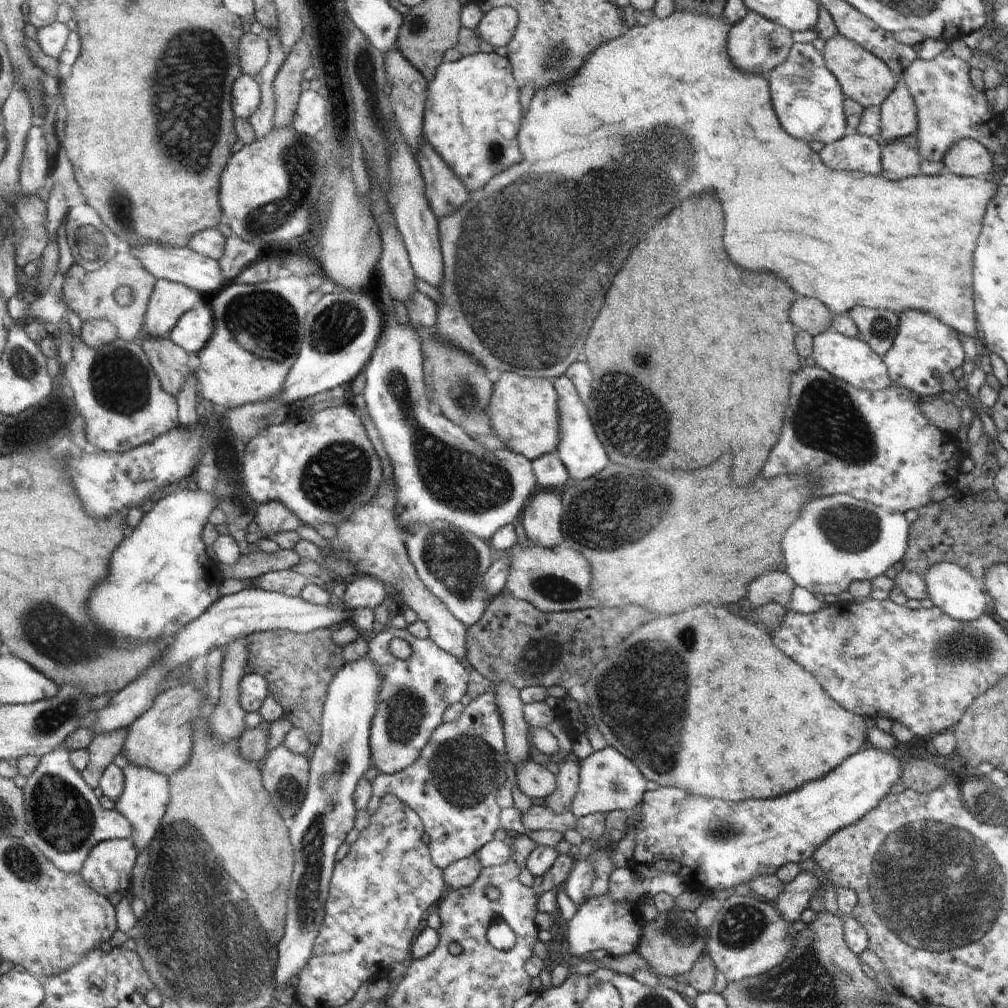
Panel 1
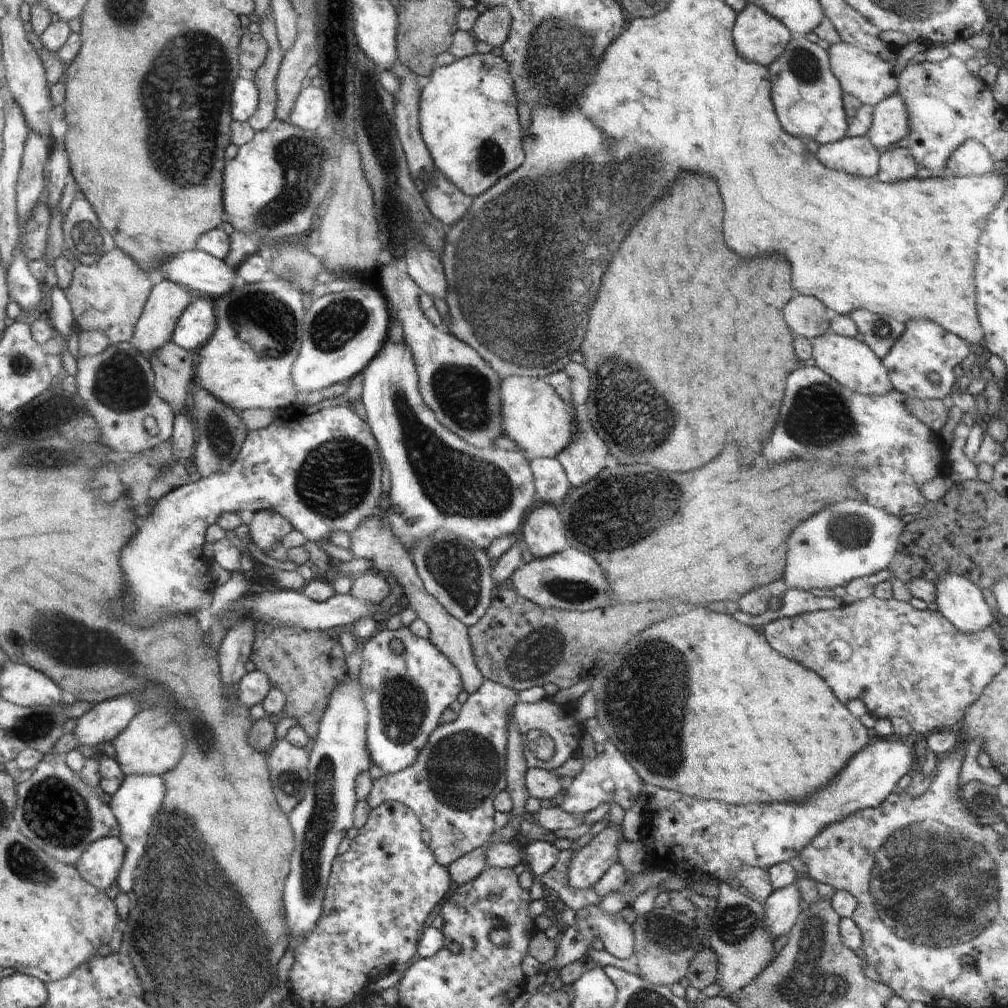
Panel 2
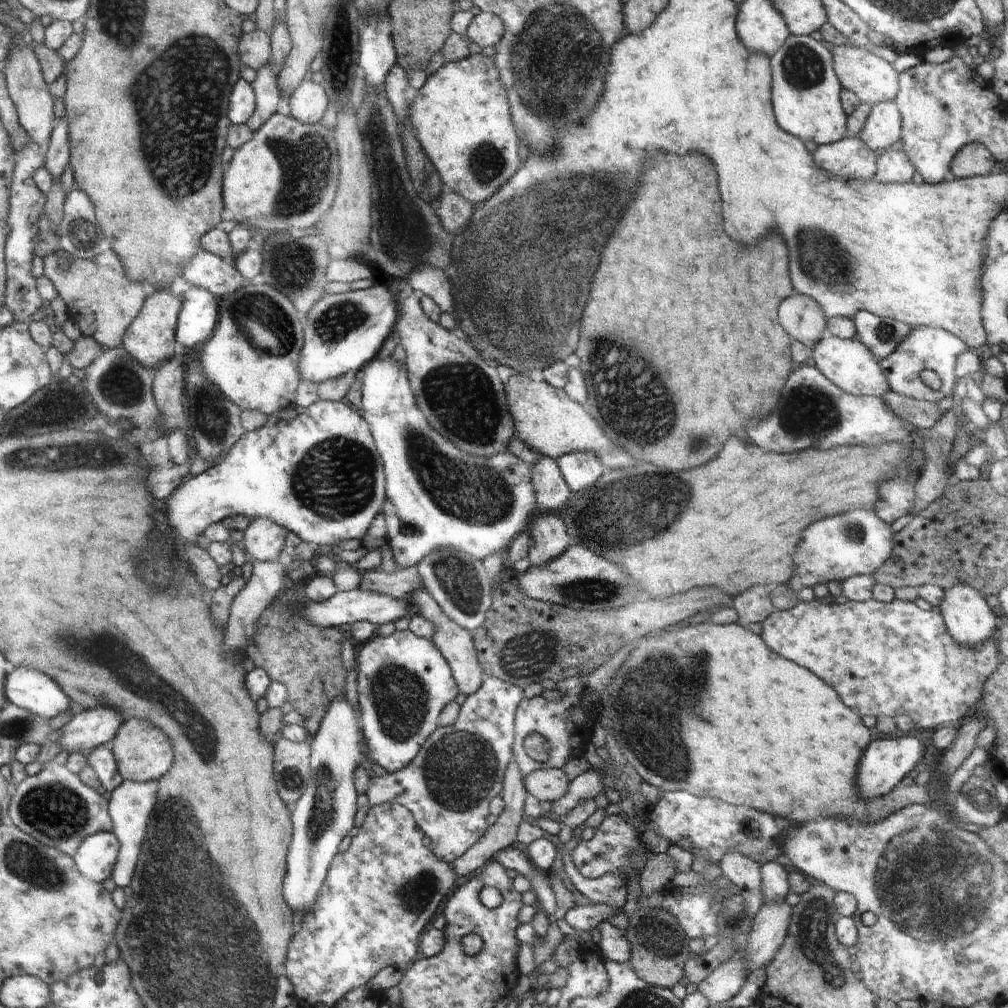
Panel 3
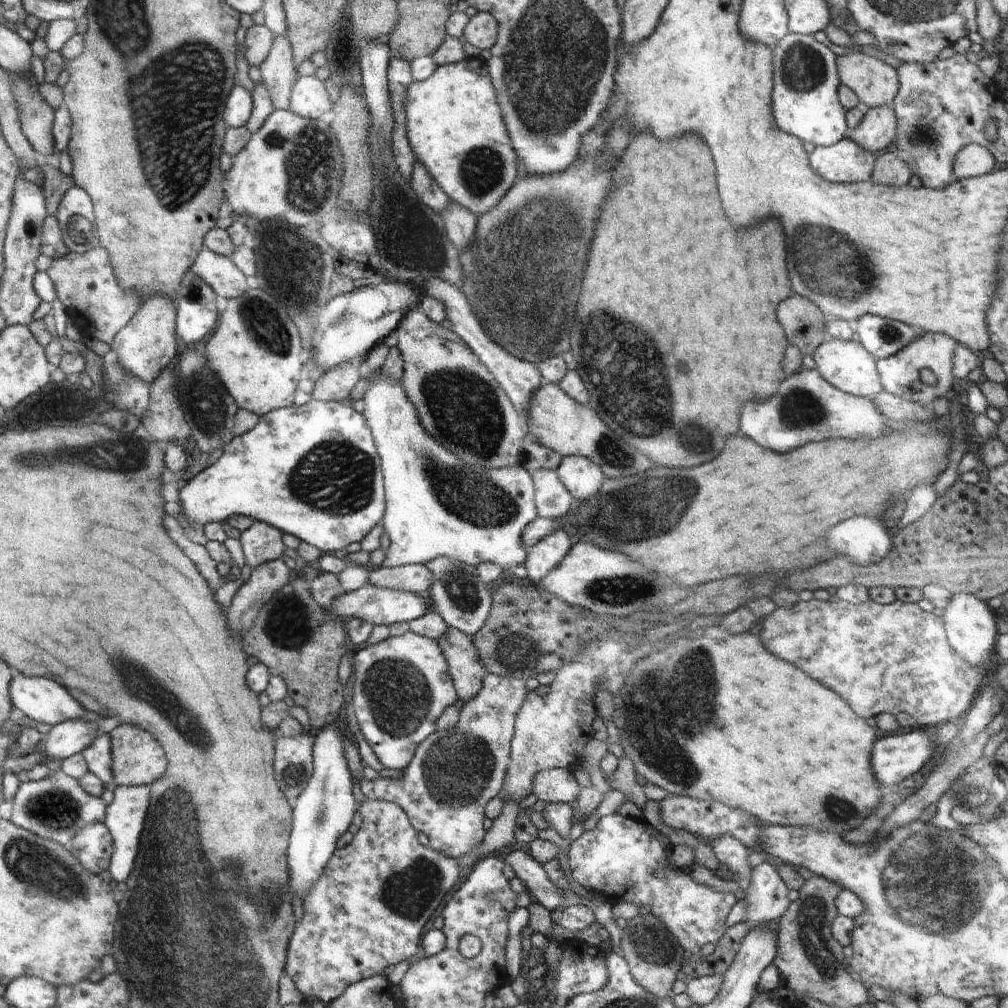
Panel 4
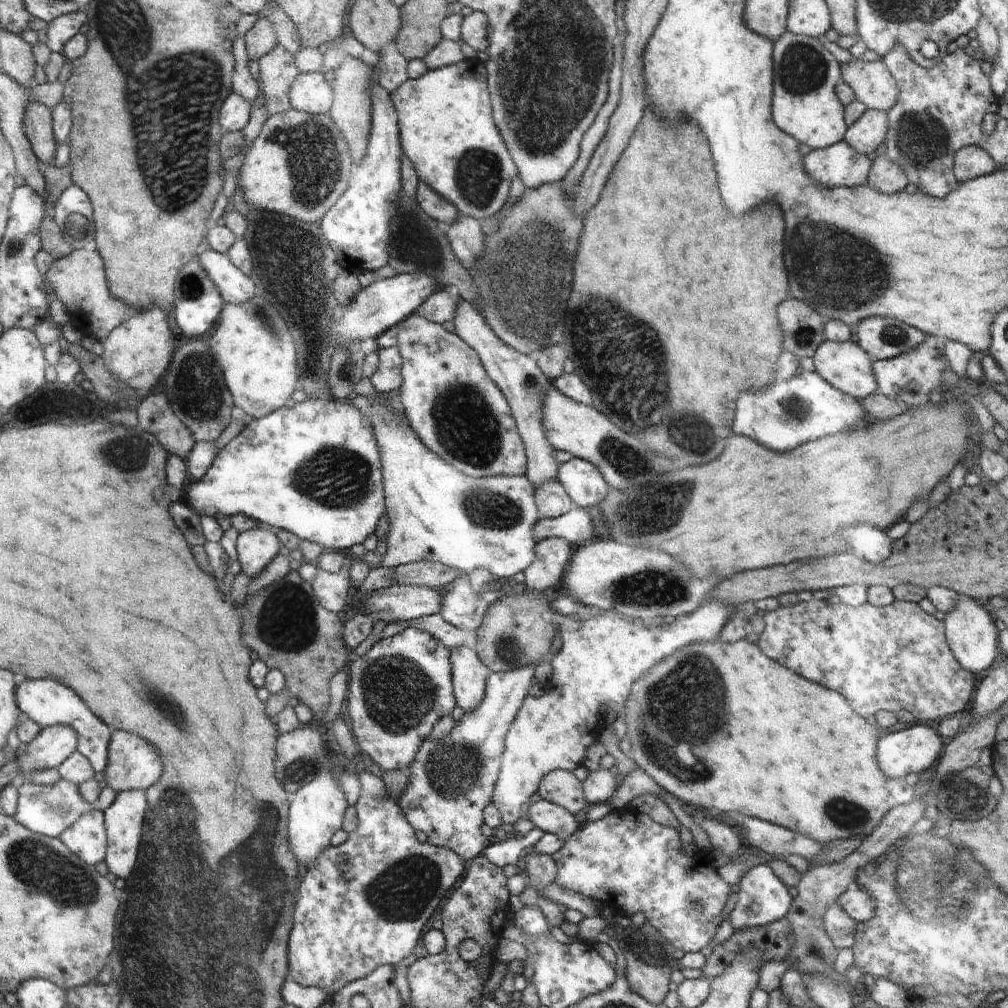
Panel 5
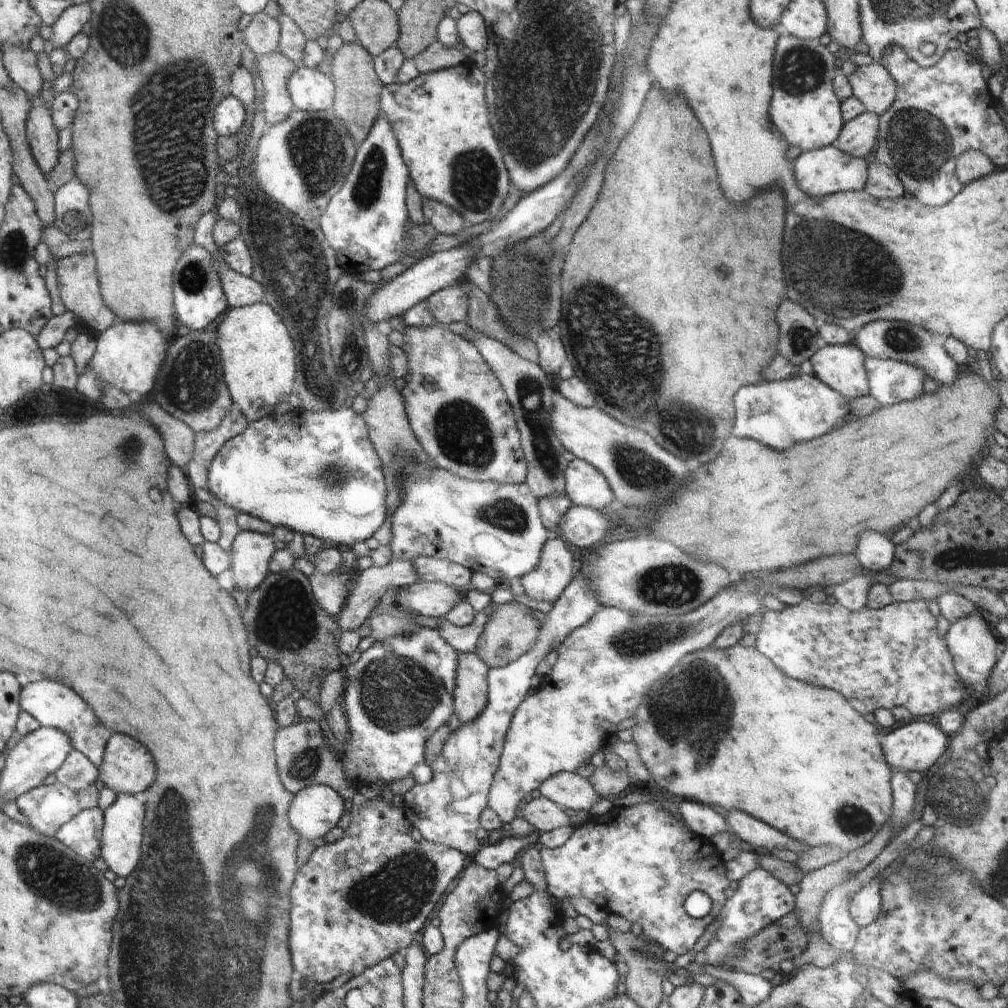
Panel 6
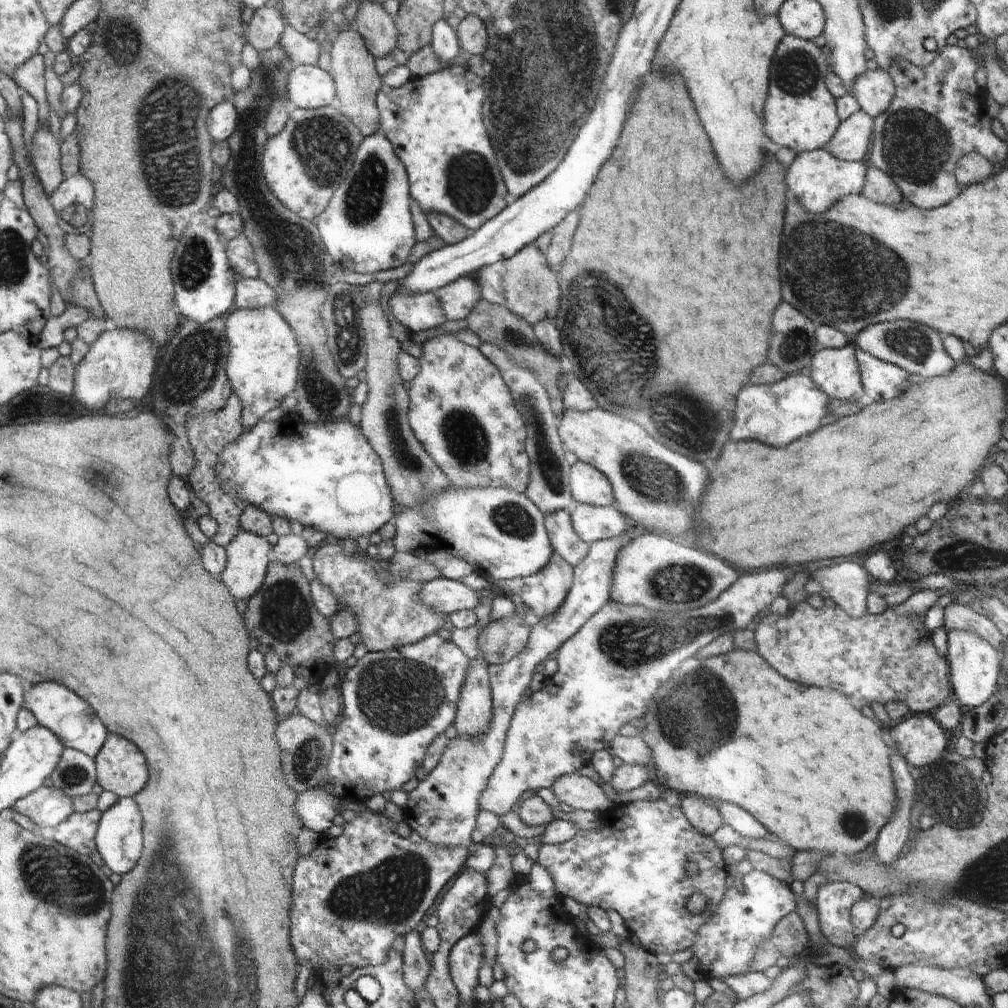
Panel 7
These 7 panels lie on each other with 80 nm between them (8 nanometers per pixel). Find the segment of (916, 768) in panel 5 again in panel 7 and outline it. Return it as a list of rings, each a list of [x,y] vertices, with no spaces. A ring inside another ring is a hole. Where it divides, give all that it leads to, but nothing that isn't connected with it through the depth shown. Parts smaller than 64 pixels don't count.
[[[912,714],[890,729],[890,738],[910,768],[931,765],[946,751],[946,731],[932,715]]]

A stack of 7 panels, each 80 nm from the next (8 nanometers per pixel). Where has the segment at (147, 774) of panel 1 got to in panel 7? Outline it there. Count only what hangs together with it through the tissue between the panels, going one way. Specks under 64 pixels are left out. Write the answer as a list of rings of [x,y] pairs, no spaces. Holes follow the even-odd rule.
[[[119,797],[118,802],[101,814],[95,834],[95,847],[101,854],[105,865],[120,875],[130,872],[142,852],[142,814],[133,797]]]

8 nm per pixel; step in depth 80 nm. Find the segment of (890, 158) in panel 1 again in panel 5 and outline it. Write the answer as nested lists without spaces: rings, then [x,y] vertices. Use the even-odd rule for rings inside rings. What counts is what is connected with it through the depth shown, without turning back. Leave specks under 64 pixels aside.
[[[882,154],[872,161],[867,183],[883,193],[895,193],[905,189],[909,180],[903,168],[894,164],[888,156]]]

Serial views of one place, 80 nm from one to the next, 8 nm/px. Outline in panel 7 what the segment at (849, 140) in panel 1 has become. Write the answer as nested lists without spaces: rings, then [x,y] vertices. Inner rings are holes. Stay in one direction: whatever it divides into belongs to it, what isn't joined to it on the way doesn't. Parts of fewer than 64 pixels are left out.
[[[826,148],[816,149],[813,151],[804,151],[797,153],[794,161],[786,168],[785,183],[788,184],[787,190],[789,198],[798,201],[808,212],[812,214],[823,213],[834,202],[839,201],[842,197],[849,194],[859,195],[863,191],[866,182],[868,163],[845,161],[829,153]]]

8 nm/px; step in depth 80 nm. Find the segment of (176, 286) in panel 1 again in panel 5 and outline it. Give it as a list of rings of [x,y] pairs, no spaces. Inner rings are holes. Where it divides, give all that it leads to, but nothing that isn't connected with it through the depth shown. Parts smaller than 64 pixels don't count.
[[[158,307],[131,312],[101,343],[104,346],[101,355],[104,366],[116,380],[120,379],[136,390],[156,386],[174,356],[174,336],[170,332],[166,313]]]

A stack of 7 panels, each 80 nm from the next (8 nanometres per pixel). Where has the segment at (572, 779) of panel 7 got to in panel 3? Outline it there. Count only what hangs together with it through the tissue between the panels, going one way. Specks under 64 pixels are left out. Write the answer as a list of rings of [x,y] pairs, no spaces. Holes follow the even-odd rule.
[[[538,769],[529,772],[523,780],[528,794],[540,802],[554,802],[564,796],[569,785],[566,774],[561,769]]]

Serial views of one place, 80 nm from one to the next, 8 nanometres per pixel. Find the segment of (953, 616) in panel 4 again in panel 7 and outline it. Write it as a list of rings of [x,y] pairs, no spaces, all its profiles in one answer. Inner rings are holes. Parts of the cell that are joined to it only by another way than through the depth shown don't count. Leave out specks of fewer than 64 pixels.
[[[962,629],[947,632],[947,652],[945,654],[951,670],[951,685],[954,698],[962,709],[976,708],[993,695],[998,672],[1001,670],[1001,650],[986,642],[979,634]]]

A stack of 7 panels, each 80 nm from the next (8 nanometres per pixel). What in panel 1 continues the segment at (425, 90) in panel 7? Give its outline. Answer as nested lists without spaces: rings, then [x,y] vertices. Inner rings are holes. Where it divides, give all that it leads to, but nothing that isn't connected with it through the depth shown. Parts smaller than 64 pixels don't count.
[[[495,53],[464,55],[457,61],[444,63],[427,83],[428,98],[423,114],[423,136],[439,157],[452,168],[468,192],[484,188],[492,177],[522,161],[518,134],[522,124],[520,90],[516,86],[514,67],[508,57]]]

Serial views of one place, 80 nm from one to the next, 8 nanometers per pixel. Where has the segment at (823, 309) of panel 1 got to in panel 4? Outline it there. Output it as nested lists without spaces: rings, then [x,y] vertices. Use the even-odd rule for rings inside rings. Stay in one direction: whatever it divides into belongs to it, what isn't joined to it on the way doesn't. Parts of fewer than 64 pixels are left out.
[[[790,296],[780,302],[778,320],[790,344],[798,346],[806,355],[812,355],[829,338],[825,330],[826,316],[808,298]]]

